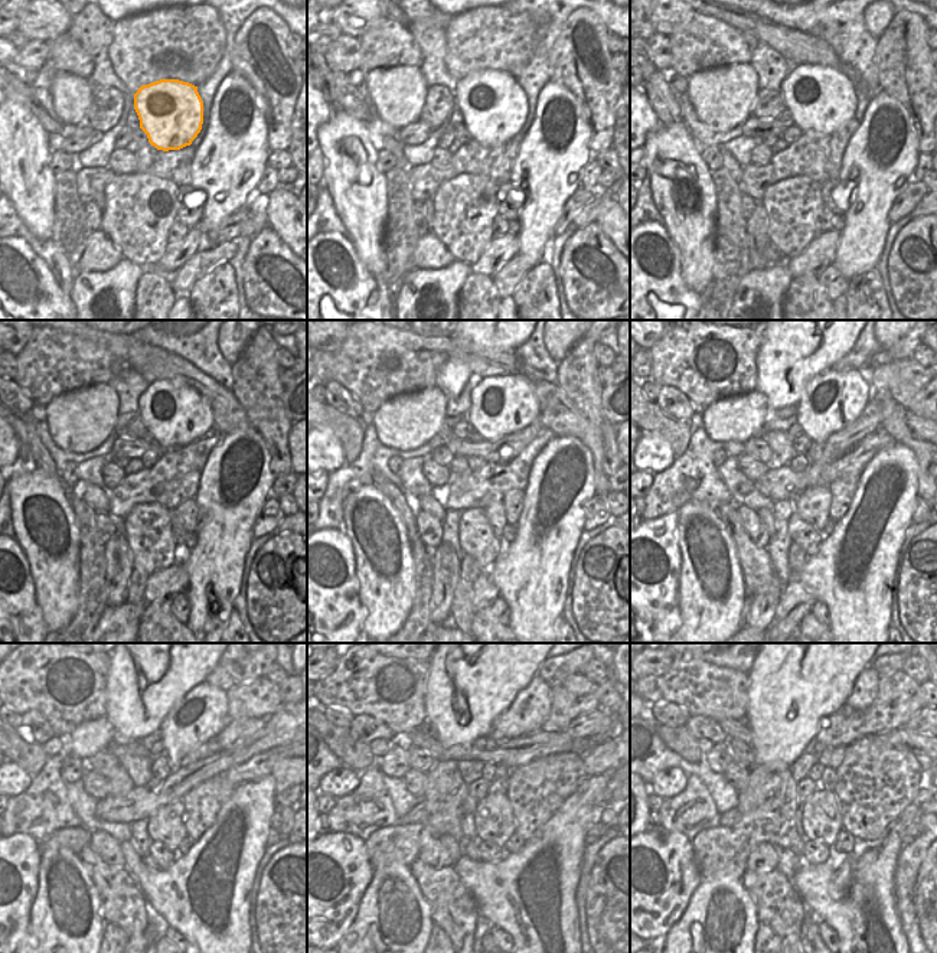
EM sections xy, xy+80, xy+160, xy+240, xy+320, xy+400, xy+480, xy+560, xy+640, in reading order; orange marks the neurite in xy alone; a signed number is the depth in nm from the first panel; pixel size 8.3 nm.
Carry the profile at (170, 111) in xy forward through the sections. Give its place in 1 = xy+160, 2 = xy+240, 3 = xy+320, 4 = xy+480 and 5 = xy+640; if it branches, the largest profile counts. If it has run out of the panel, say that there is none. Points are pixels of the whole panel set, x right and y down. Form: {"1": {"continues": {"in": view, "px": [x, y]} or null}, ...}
{"1": {"continues": {"in": "xy+160", "px": [819, 98]}}, "2": {"continues": {"in": "xy+240", "px": [178, 415]}}, "3": {"continues": {"in": "xy+320", "px": [499, 405]}}, "4": {"continues": {"in": "xy+480", "px": [202, 714]}}, "5": {"continues": {"in": "xy+640", "px": [865, 688]}}}

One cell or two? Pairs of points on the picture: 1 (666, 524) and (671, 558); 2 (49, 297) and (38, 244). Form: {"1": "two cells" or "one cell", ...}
{"1": "one cell", "2": "two cells"}

